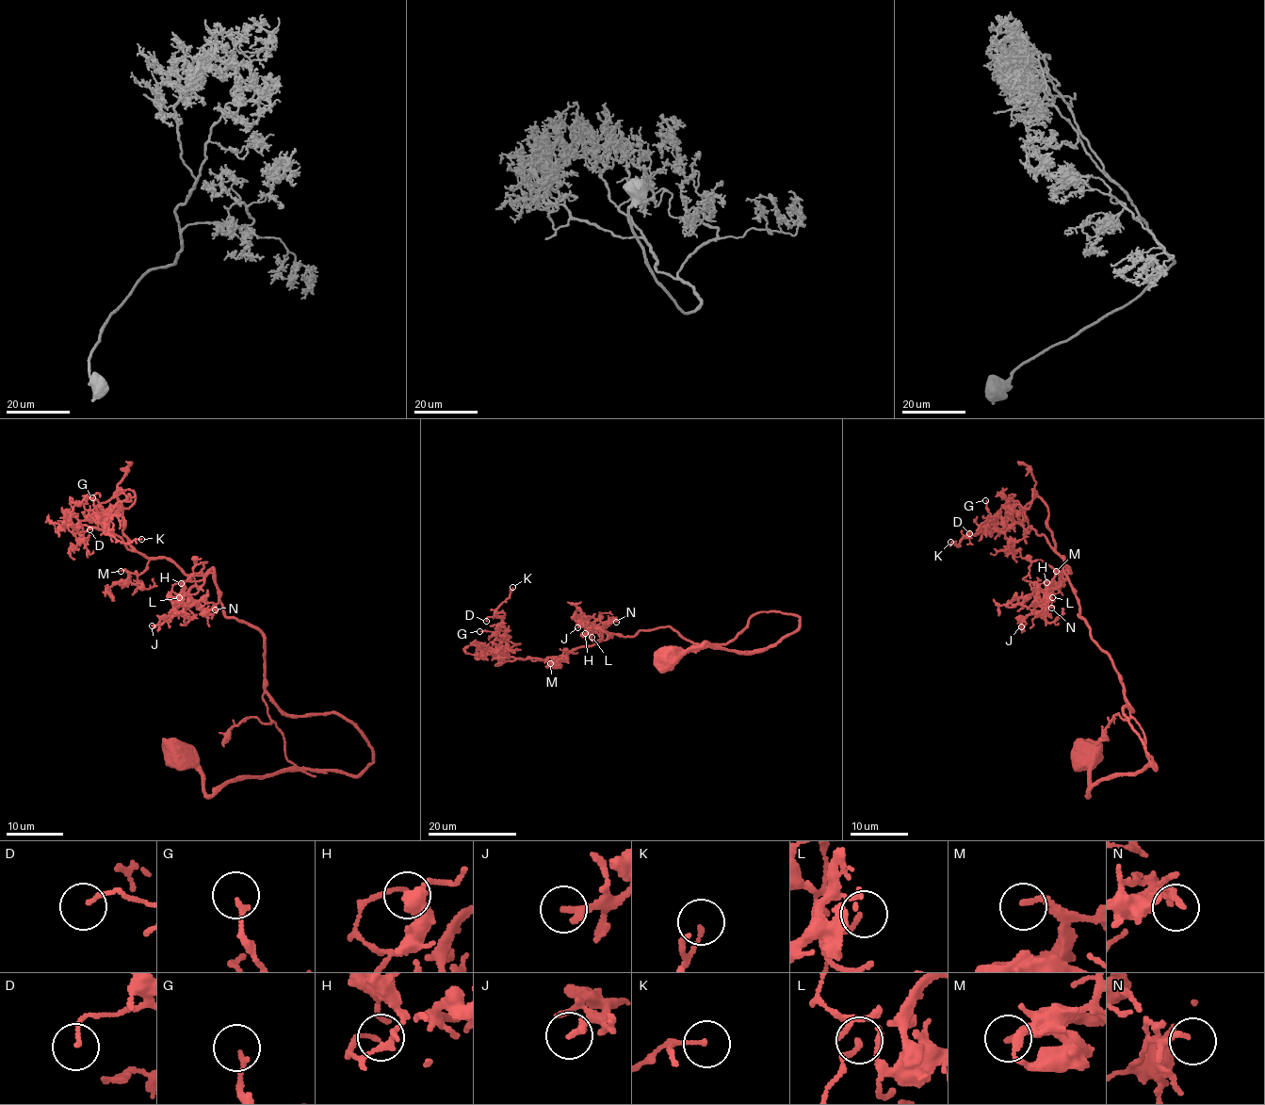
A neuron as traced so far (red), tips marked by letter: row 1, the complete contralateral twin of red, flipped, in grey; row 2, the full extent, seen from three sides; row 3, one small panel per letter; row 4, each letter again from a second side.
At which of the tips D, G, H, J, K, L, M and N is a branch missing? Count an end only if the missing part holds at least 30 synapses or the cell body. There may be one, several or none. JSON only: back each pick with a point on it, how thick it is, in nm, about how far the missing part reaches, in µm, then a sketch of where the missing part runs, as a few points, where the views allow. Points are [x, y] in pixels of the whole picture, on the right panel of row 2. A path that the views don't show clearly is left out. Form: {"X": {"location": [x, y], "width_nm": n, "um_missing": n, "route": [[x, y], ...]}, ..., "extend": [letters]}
{"extend": []}

